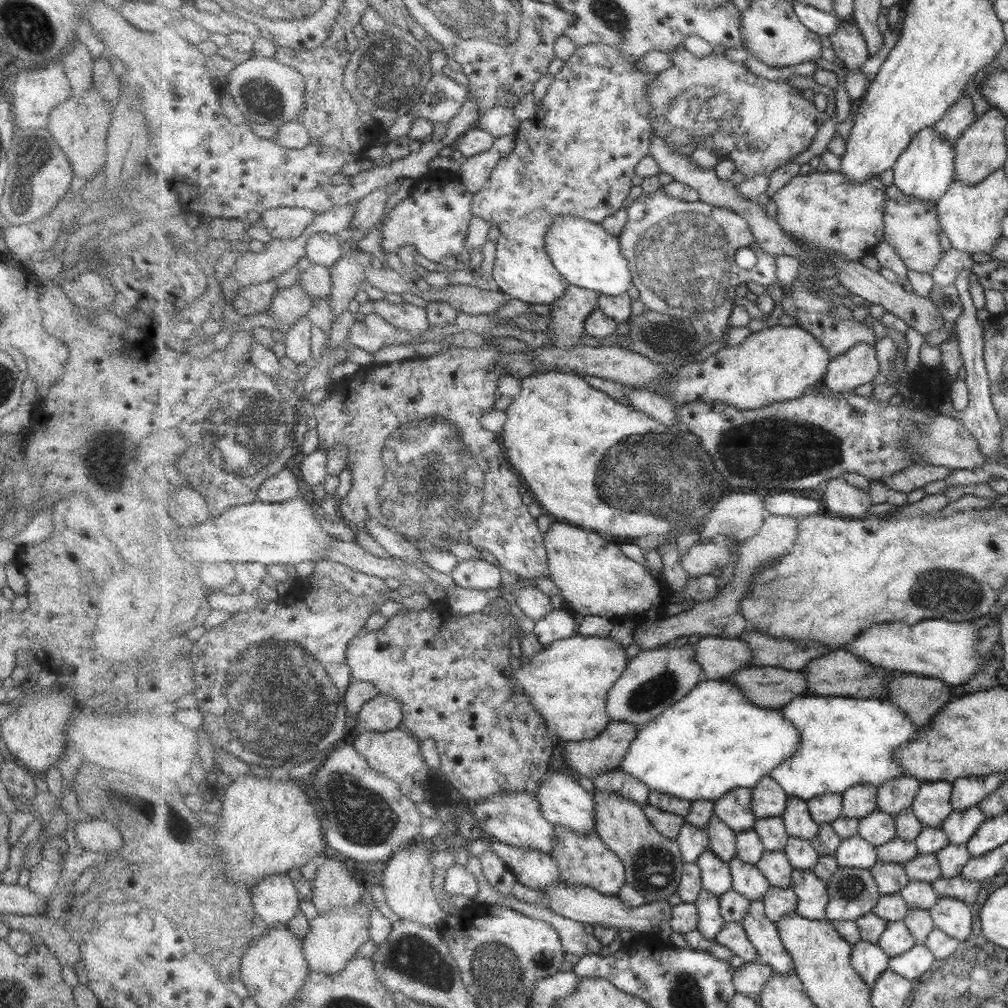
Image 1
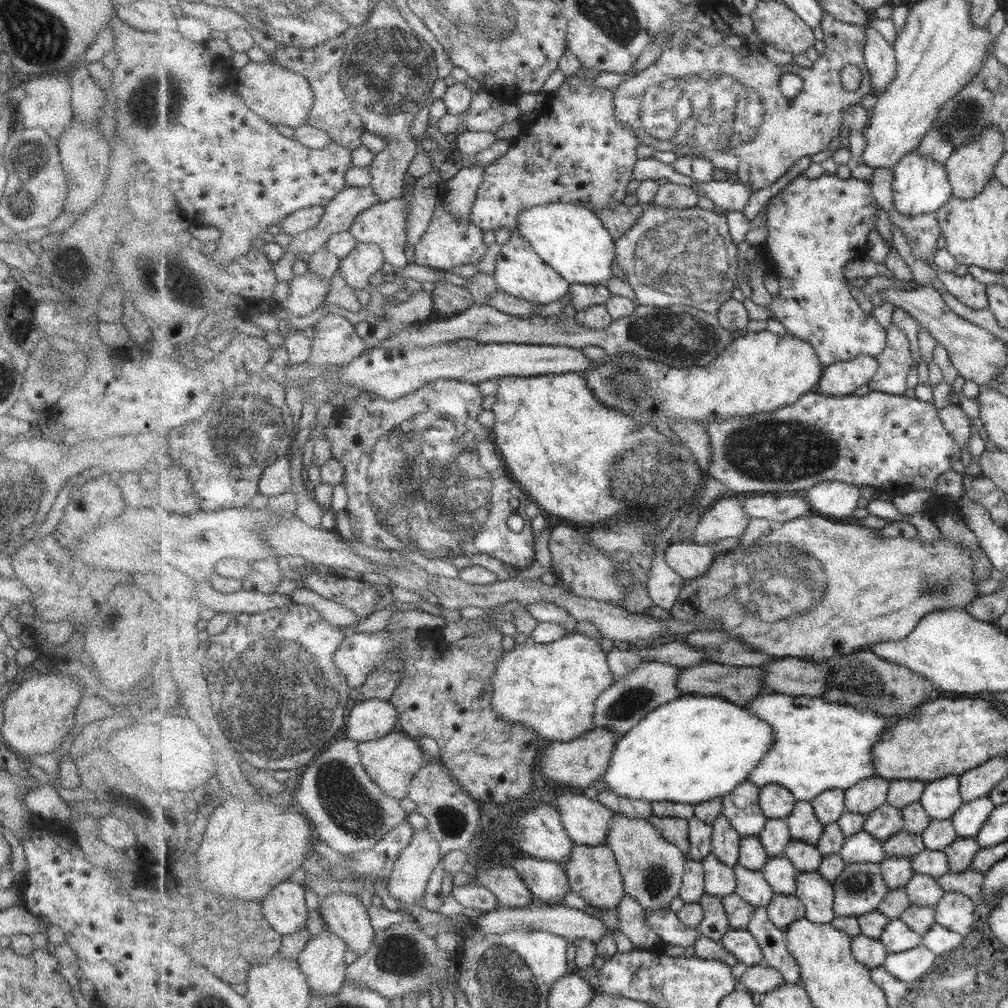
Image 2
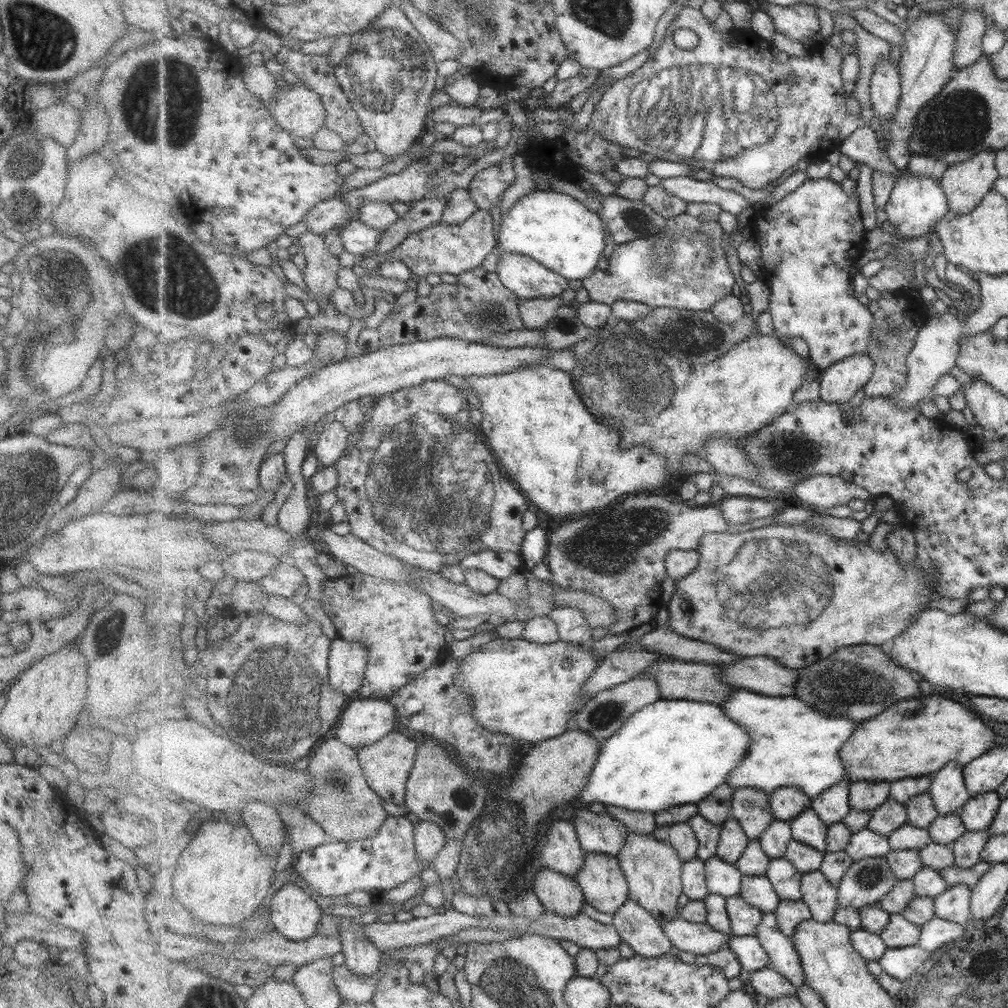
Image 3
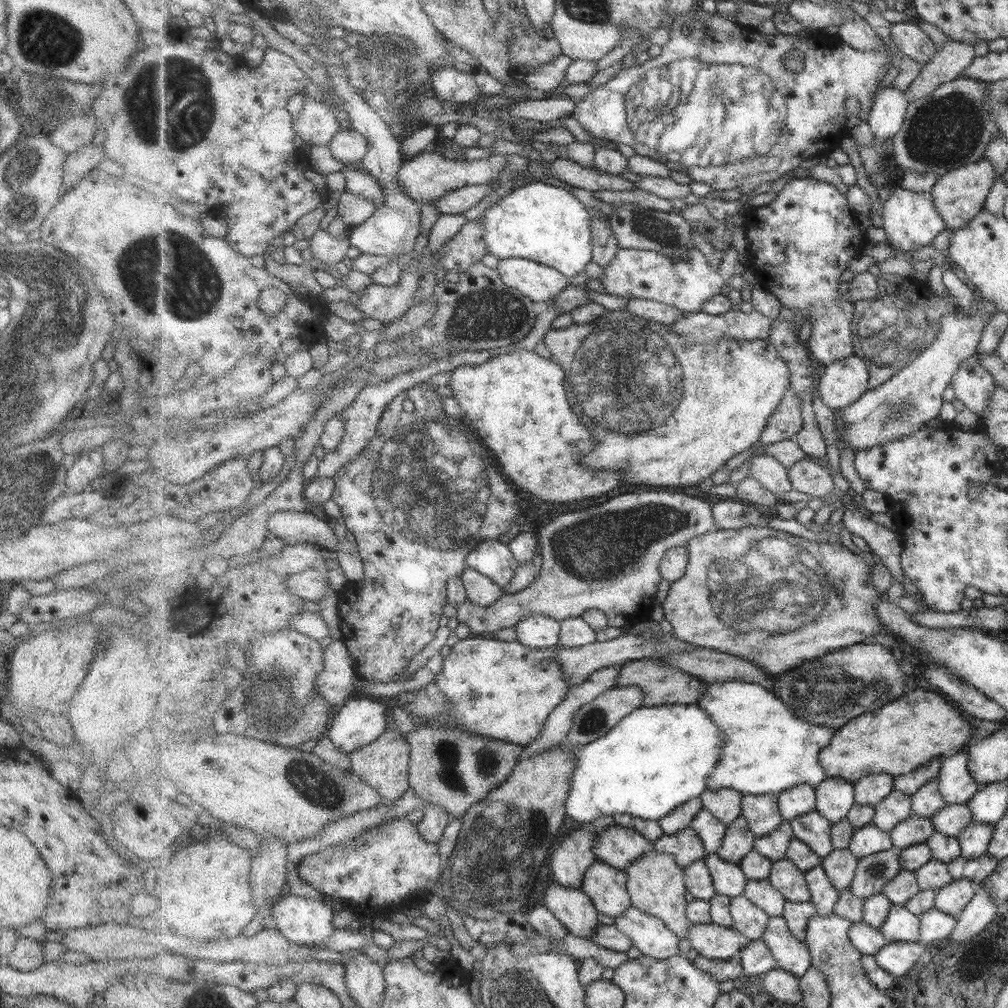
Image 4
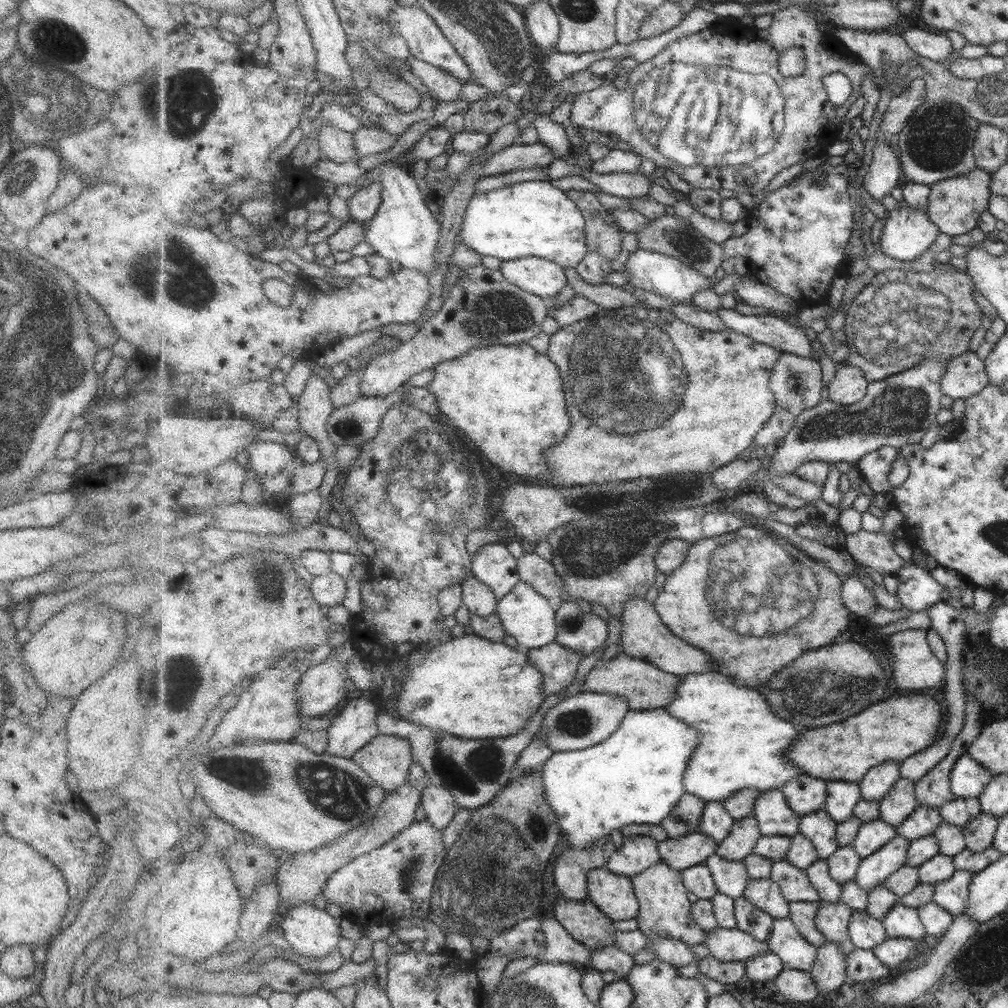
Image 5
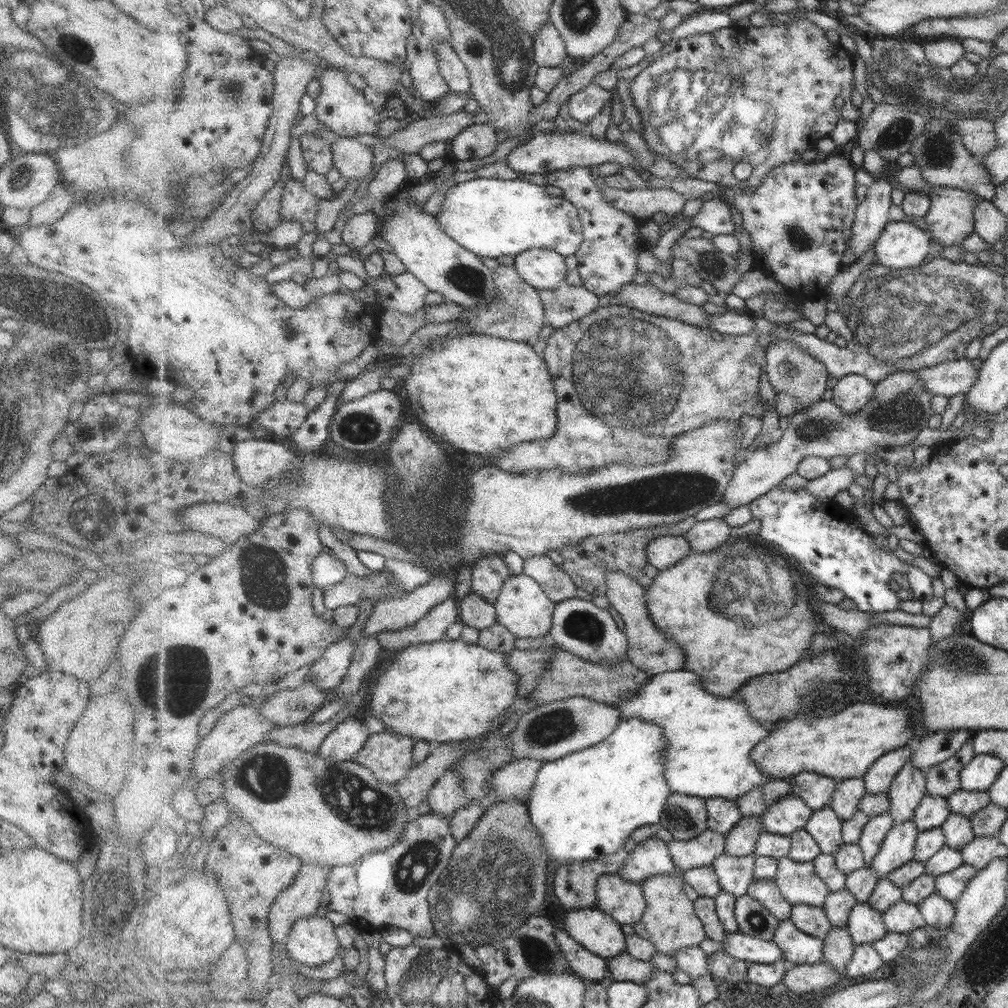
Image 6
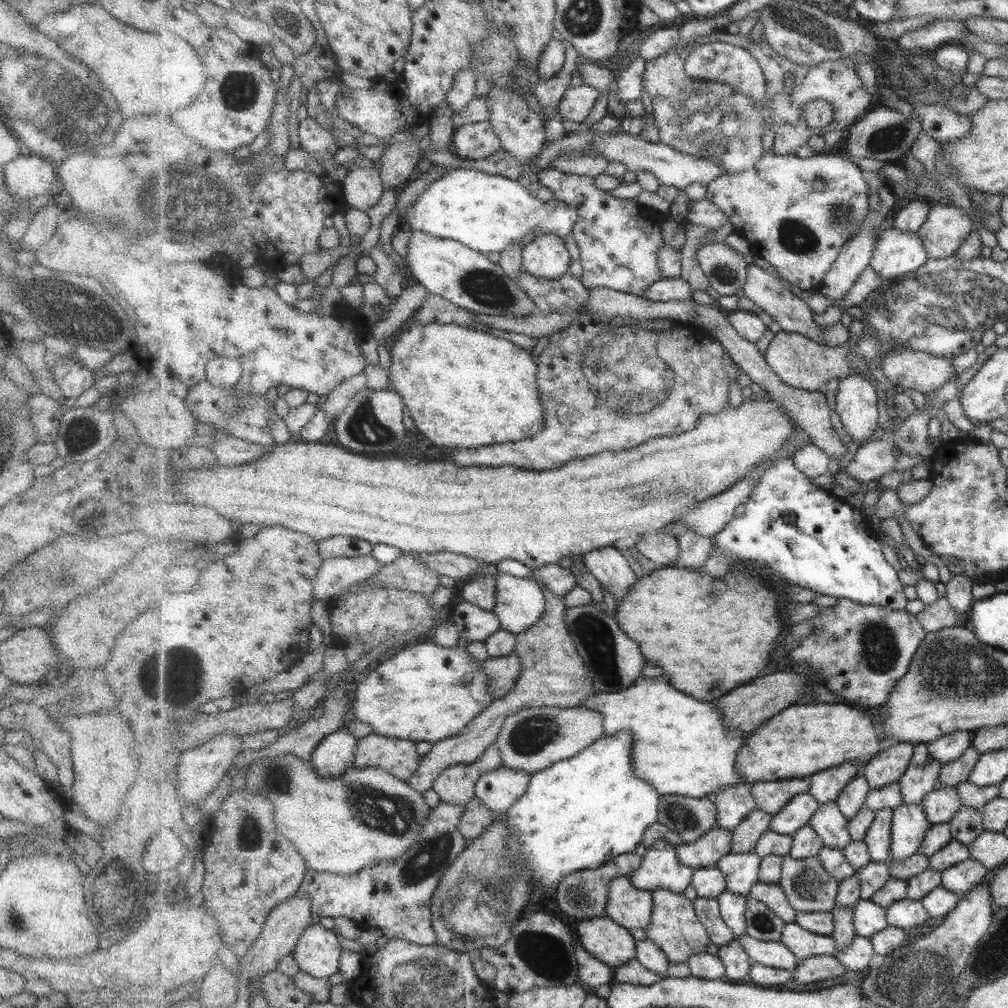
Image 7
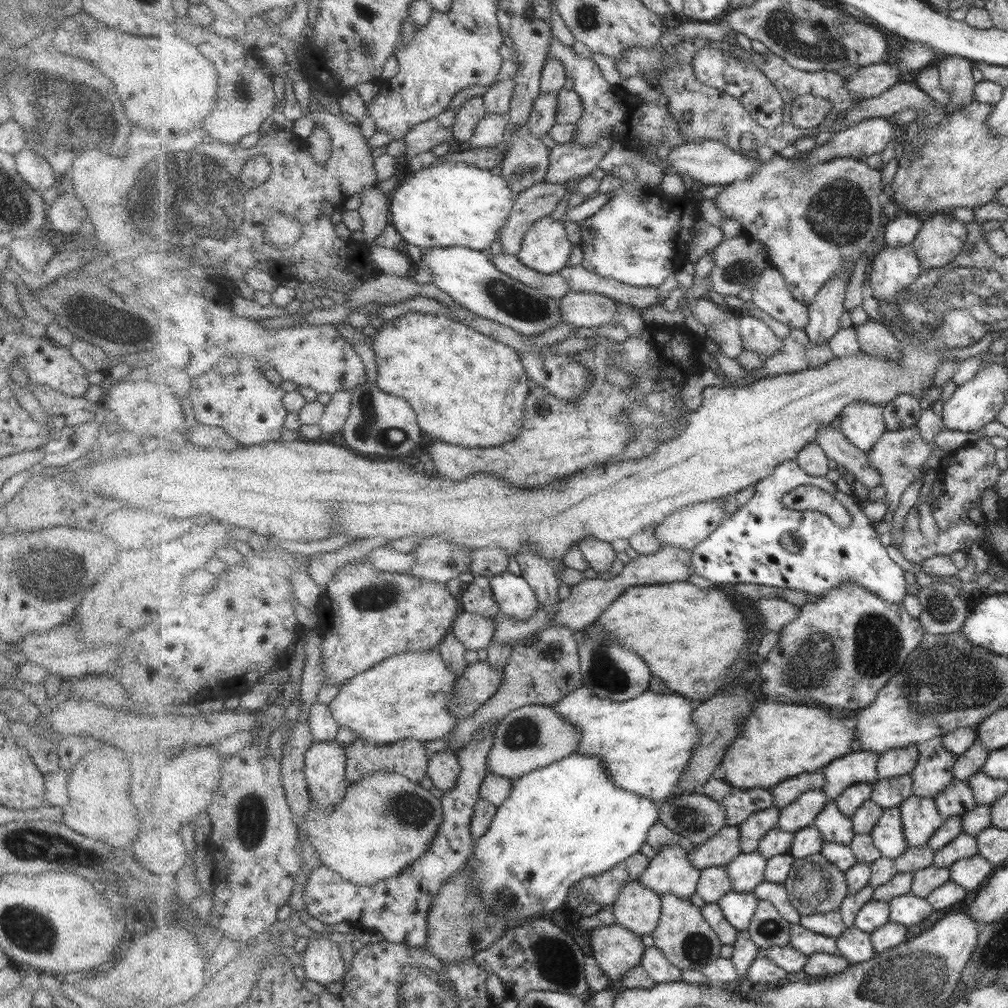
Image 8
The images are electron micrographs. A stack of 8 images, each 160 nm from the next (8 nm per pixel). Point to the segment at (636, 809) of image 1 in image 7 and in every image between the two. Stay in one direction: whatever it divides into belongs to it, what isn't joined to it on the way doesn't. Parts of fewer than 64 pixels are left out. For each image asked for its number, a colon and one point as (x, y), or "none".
2: (653, 868)
3: (653, 868)
4: (657, 884)
5: (665, 909)
6: (670, 922)
7: (675, 926)

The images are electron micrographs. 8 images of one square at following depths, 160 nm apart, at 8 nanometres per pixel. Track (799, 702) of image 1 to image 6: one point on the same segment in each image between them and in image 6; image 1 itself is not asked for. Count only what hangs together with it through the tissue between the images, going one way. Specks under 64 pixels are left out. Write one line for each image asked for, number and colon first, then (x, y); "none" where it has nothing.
2: (819, 746)
3: (793, 745)
4: (768, 749)
5: (743, 745)
6: (711, 739)

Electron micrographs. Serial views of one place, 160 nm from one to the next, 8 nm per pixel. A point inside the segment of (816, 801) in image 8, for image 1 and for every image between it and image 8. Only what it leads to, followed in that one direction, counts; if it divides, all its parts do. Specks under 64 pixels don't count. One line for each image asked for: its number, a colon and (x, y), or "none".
1: (736, 809)
2: (742, 807)
3: (752, 807)
4: (763, 813)
5: (775, 817)
6: (791, 814)
7: (798, 813)

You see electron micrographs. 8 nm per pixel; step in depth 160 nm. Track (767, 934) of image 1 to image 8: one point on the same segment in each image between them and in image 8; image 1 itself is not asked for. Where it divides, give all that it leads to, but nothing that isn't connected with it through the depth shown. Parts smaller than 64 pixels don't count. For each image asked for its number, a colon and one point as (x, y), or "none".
2: (773, 941)
3: (784, 958)
4: (792, 955)
5: (786, 941)
6: (799, 948)
7: (805, 945)
8: (809, 943)

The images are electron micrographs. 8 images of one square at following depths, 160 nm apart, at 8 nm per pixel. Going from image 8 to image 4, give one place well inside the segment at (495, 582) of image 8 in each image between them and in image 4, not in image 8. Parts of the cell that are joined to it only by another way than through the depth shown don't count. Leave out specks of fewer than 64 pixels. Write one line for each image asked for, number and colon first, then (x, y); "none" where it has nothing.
4: (538, 631)
5: (527, 615)
6: (523, 606)
7: (521, 602)

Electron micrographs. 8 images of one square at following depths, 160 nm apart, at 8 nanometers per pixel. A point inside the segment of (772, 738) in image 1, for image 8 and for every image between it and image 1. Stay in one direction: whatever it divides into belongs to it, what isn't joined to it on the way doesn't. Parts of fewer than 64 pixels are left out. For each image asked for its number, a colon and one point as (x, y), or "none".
2: (694, 749)
3: (674, 752)
4: (658, 758)
5: (637, 776)
6: (586, 804)
7: (579, 813)
8: (568, 821)

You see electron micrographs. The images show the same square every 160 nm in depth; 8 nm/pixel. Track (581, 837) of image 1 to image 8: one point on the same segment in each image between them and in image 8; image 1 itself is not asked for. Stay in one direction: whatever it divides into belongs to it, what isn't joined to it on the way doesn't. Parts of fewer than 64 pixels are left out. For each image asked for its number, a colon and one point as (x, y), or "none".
2: (594, 873)
3: (602, 879)
4: (607, 886)
5: (615, 895)
6: (624, 900)
7: (630, 906)
8: (637, 908)

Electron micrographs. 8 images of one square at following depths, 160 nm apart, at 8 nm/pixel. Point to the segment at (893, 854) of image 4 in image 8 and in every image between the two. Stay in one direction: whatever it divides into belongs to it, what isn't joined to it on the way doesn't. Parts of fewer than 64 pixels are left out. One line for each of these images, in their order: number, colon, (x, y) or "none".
5: (874, 870)
6: (898, 848)
7: (910, 823)
8: (921, 819)

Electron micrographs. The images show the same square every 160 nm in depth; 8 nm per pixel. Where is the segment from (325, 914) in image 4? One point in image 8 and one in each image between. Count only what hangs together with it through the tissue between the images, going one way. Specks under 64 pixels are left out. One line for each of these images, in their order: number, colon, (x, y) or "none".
5: (311, 931)
6: (313, 940)
7: (318, 952)
8: (323, 961)

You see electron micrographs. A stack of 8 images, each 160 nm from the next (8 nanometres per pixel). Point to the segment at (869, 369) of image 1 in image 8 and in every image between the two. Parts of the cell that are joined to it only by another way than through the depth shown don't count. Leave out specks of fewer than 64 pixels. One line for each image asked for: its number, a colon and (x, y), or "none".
2: (843, 378)
3: (841, 382)
4: (842, 383)
5: (850, 385)
6: (852, 392)
7: (857, 403)
8: (863, 423)

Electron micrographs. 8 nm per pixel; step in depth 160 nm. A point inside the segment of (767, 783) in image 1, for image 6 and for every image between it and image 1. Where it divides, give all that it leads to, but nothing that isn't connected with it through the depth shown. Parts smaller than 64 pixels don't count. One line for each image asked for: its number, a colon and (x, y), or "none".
2: (777, 802)
3: (787, 803)
4: (796, 802)
5: (806, 794)
6: (816, 790)

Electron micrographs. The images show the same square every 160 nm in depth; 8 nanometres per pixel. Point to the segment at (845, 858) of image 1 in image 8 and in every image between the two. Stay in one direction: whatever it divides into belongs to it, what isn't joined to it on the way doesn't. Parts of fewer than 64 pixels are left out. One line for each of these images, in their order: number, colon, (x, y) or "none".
2: (862, 847)
3: (866, 844)
4: (869, 840)
5: (872, 836)
6: (874, 834)
7: (879, 838)
8: (889, 835)

